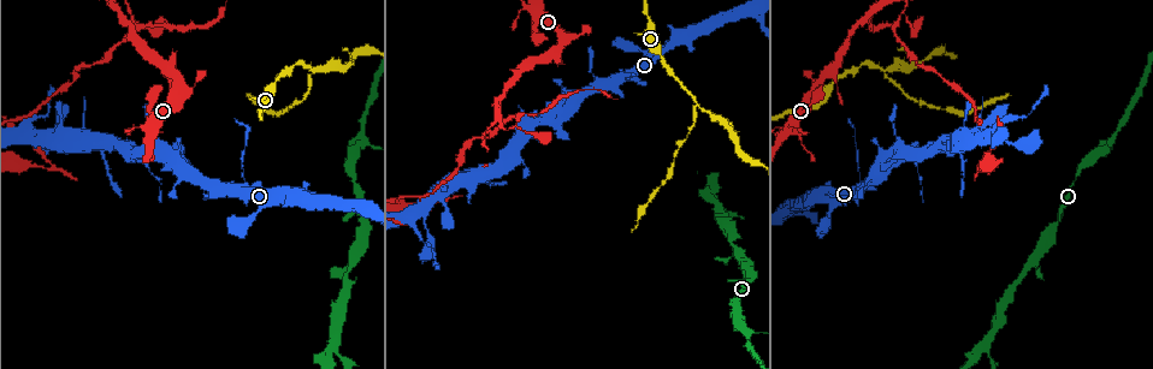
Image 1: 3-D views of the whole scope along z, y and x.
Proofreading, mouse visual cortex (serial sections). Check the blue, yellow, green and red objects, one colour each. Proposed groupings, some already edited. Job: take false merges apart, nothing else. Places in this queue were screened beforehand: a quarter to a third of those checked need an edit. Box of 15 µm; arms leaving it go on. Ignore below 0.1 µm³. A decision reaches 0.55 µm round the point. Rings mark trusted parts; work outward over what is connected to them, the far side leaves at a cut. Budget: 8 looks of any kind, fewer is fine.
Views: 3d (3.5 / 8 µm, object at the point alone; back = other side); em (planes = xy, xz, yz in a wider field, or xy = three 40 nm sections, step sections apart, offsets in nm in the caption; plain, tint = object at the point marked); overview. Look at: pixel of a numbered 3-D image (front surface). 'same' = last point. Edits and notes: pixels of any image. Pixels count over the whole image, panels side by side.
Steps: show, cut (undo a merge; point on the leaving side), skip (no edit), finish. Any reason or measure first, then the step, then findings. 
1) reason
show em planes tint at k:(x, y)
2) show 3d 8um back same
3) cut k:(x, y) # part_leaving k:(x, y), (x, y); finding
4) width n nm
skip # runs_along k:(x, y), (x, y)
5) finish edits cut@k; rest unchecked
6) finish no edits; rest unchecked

three arms meet
show 3d 3.5um at 1:(893, 25)

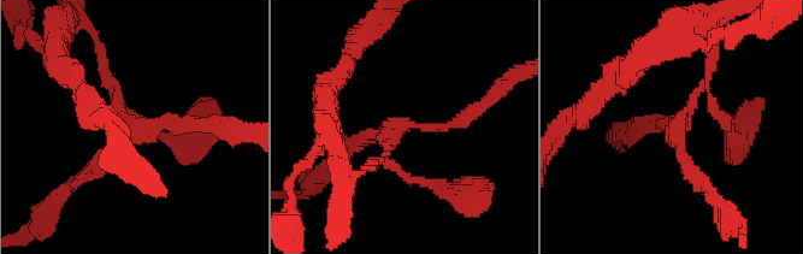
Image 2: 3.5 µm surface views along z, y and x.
arms 3; arm_widths 150, 150, 200 nm; need the tissue
show em xy step 1 plain at 2:(393, 132)

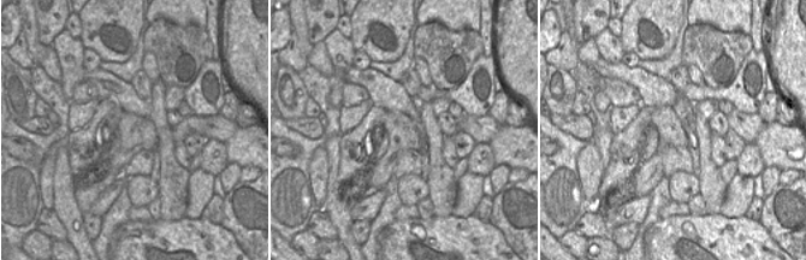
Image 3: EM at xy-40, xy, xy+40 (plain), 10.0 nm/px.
show em xy step 1 tint same

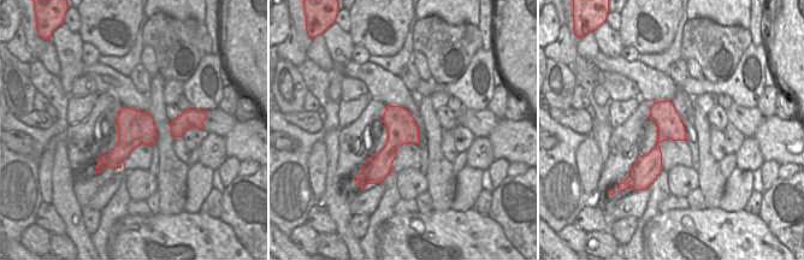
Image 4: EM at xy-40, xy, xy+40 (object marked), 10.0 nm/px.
cut 2:(679, 135) # two cells meet here

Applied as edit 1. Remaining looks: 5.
redraw
show overview

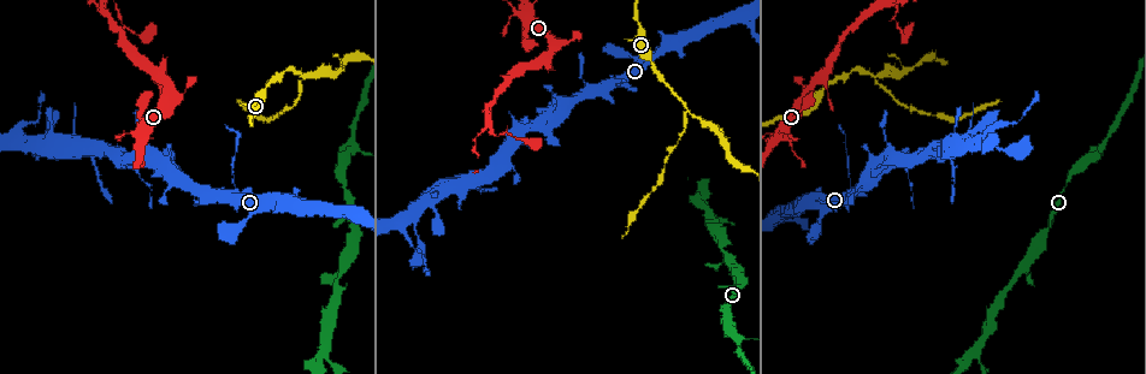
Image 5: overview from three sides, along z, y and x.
looks like a crossing
show 3d 3.5um at 5:(413, 220)

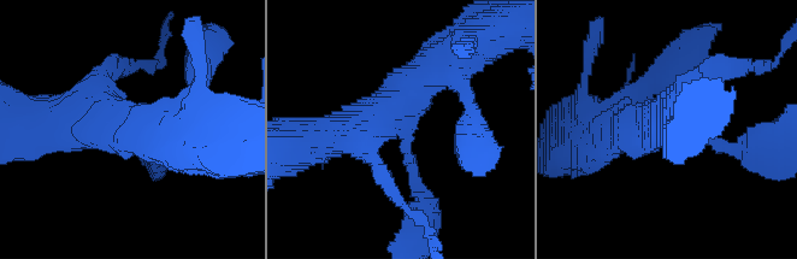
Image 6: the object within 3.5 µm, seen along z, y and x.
arms 4; arm_widths 200, 350, 450, 500 nm
show em xy step 2 tint at 6:(398, 129)

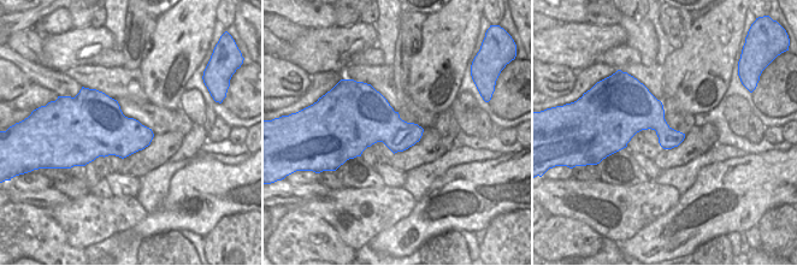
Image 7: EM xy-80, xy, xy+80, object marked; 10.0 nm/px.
another direction
show em xy step 3 tint same

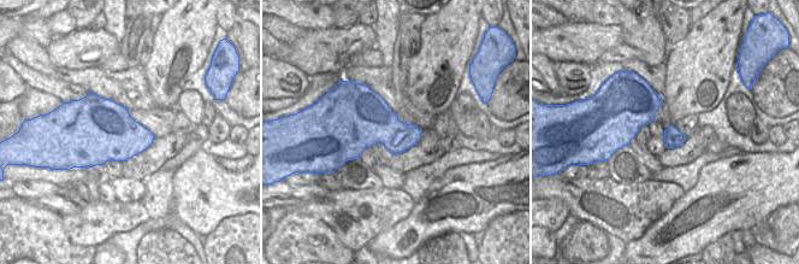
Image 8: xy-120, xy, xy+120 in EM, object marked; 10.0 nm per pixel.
width 420 nm
skip # runs_along 6:(455, 54), (393, 110), (322, 141); continuous, no second cell

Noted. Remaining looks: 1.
finish edits cut@2; rest unchecked

